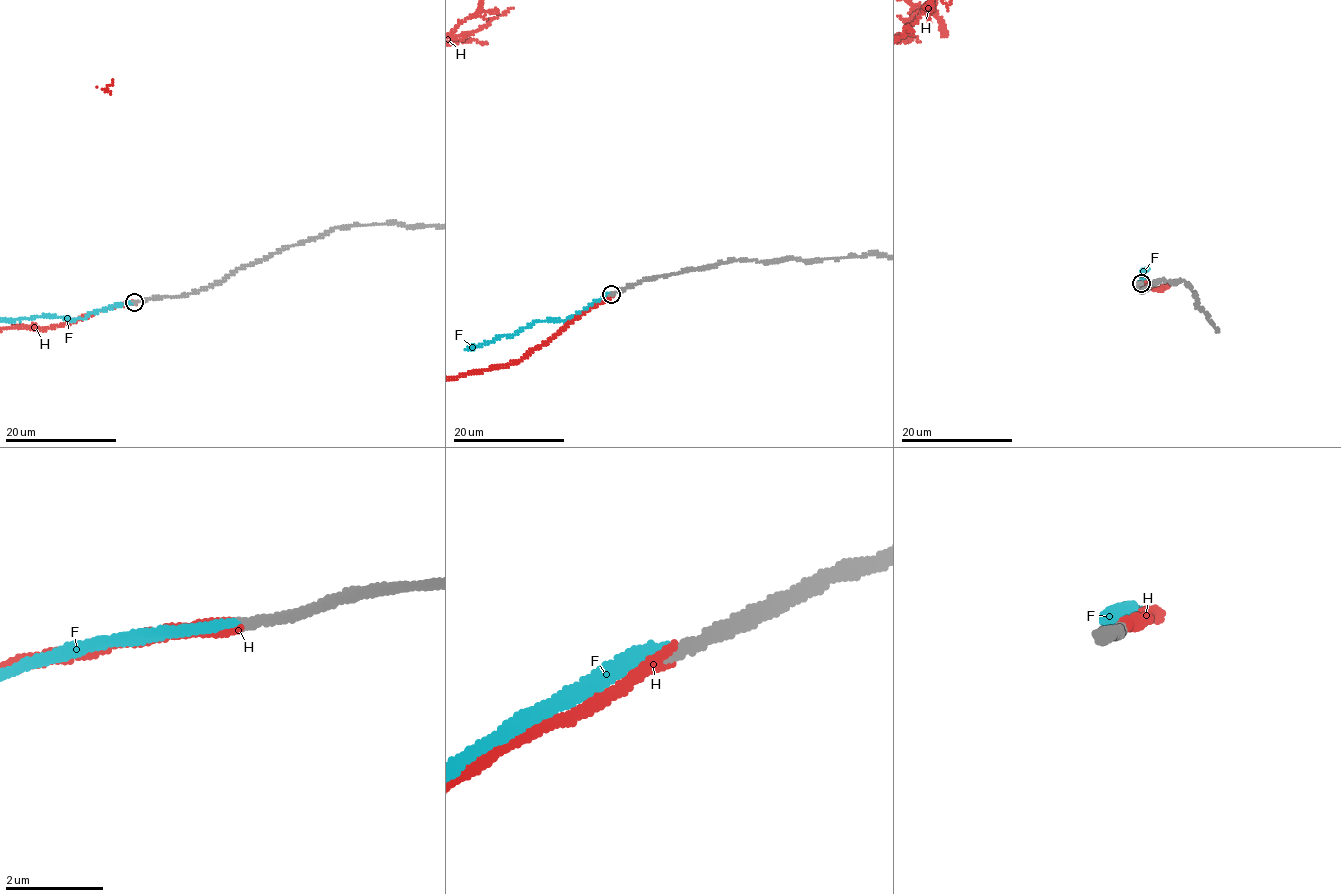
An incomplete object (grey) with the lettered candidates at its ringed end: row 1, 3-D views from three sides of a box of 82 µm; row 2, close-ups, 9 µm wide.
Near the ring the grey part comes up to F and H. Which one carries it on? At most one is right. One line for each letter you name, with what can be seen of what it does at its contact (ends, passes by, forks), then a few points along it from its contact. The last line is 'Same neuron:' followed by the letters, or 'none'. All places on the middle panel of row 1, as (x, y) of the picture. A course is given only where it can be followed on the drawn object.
H: it ends there
Same neuron: H

